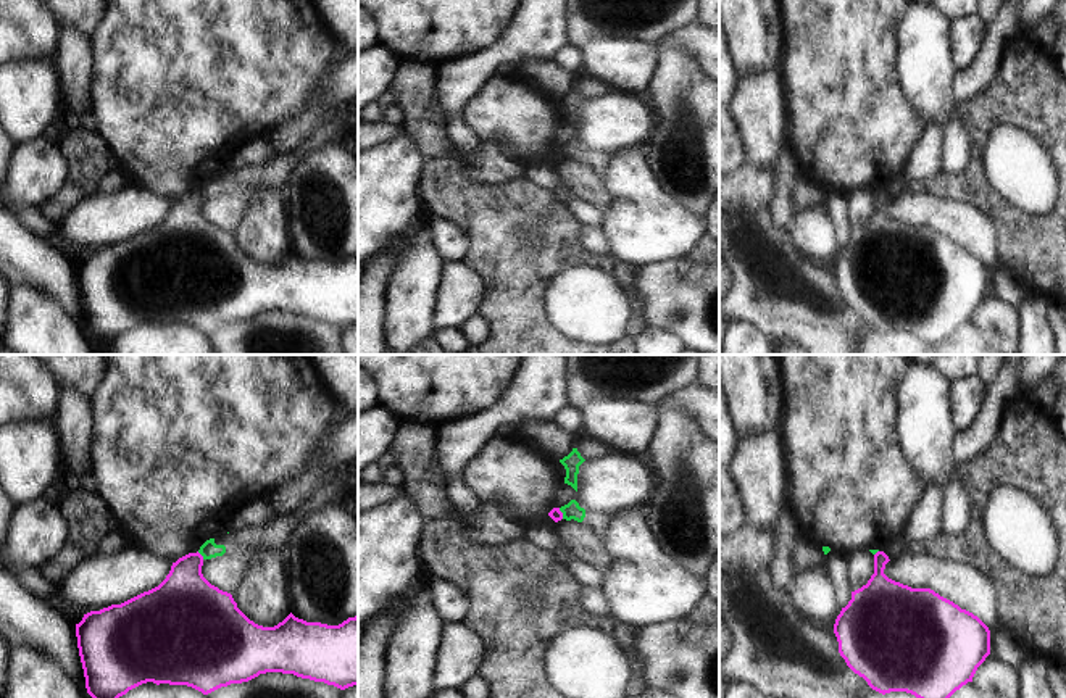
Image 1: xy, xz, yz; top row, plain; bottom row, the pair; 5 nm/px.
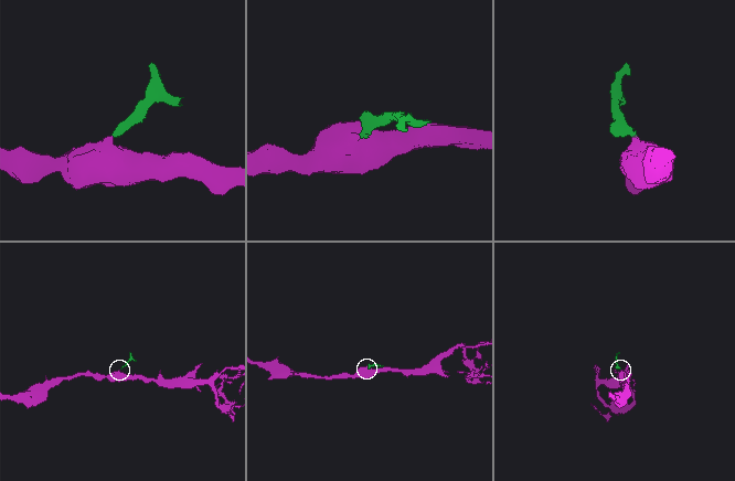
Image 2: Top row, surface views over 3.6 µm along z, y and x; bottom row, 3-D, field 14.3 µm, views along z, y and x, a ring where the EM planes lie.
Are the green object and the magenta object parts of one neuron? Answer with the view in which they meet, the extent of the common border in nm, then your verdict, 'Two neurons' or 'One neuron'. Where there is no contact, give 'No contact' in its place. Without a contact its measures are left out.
Touches green in xy. Shared border 50 nm. Two neurons.

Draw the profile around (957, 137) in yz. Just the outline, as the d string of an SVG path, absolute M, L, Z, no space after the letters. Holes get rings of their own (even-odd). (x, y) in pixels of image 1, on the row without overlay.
M961 118L953 119L943 131L942 171L947 174L963 174L971 161L971 129Z

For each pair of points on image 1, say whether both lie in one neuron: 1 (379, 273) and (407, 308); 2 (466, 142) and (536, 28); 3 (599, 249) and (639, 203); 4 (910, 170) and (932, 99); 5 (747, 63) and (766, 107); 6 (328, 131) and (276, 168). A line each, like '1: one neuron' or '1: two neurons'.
1: two neurons
2: one neuron
3: two neurons
4: two neurons
5: two neurons
6: one neuron

